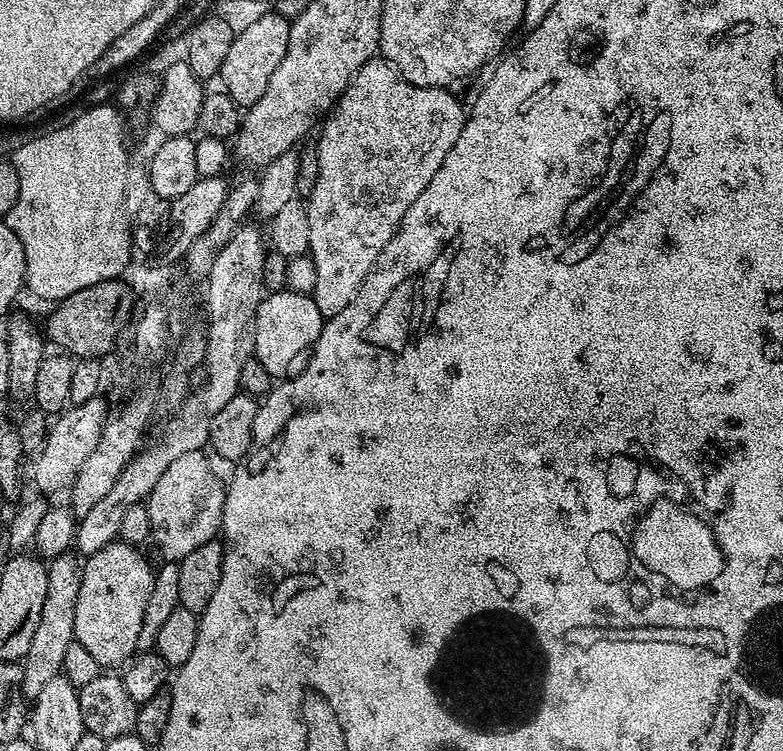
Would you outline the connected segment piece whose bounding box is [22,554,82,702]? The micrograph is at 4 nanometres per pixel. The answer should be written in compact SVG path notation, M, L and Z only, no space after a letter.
M63 554L47 561L48 581L46 582L46 602L42 605L42 614L38 618L38 627L34 629L34 639L30 650L26 650L22 661L24 677L22 690L24 698L33 702L46 685L62 673L62 658L66 655L66 646L74 643L74 606L78 606L78 590L82 564L75 555Z

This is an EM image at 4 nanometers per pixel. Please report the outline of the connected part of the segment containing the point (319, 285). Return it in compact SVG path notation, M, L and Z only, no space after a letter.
M373 58L367 60L353 74L352 80L346 86L346 90L341 94L332 111L328 113L323 121L322 127L319 129L319 132L321 131L320 140L318 139L316 144L318 180L314 182L313 193L306 198L306 203L308 217L310 218L310 246L308 250L310 261L312 260L312 268L316 271L316 285L310 289L310 295L324 317L327 318L338 314L342 310L346 310L346 306L350 306L354 294L358 294L360 283L364 281L366 274L370 274L374 262L378 262L378 254L382 254L386 242L390 242L390 238L394 238L394 234L398 230L406 210L410 210L410 206L414 206L414 198L418 198L418 194L422 194L422 190L426 190L426 186L430 183L430 178L434 178L434 174L438 174L438 166L442 166L446 154L450 154L454 142L458 142L458 134L462 134L462 126L466 119L466 108L465 105L463 108L450 93L451 91L448 88L414 86L409 80L404 80L400 77L400 73L387 60Z

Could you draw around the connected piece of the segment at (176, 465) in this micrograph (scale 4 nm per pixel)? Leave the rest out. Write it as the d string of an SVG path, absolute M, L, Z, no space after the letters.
M203 451L182 454L158 478L146 501L150 514L151 543L168 562L186 558L198 546L217 539L224 523L225 481L212 469Z

